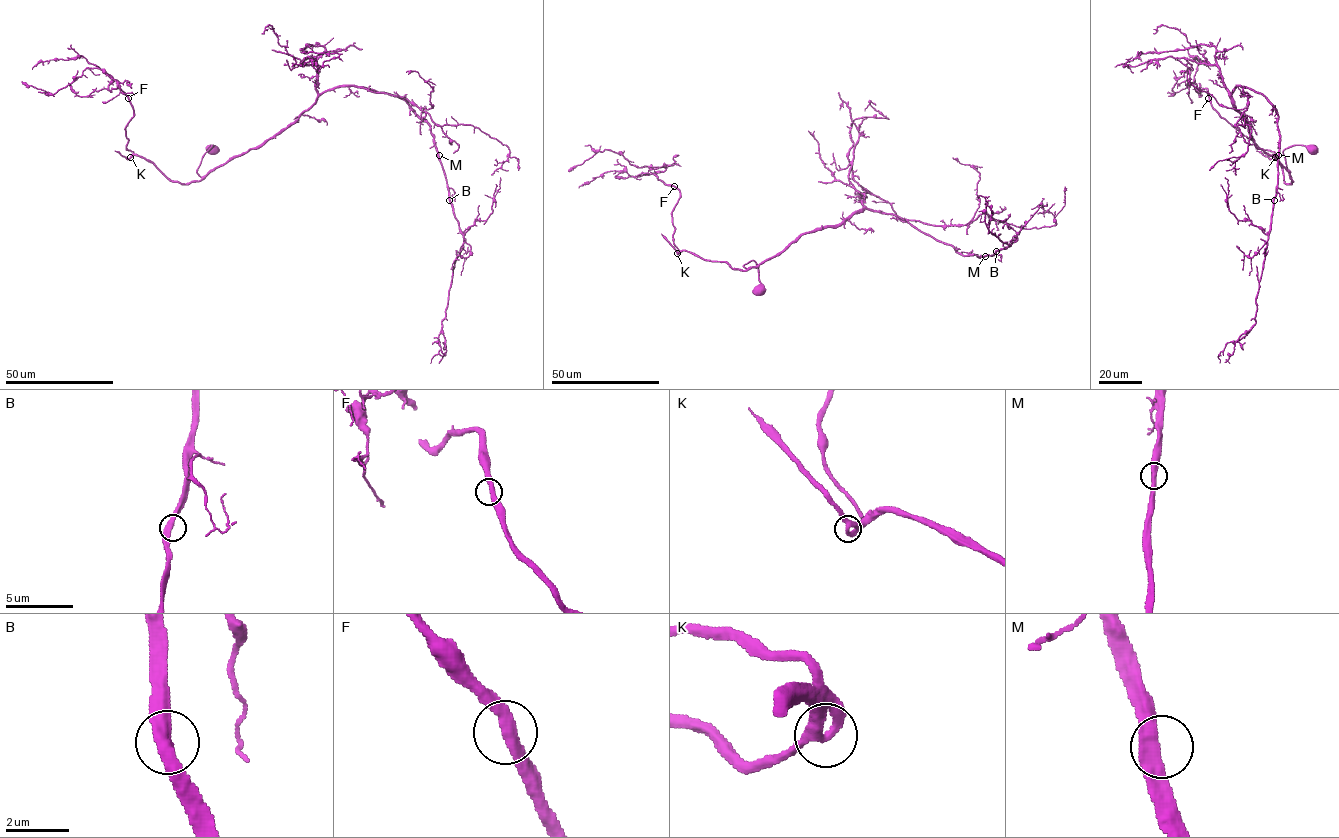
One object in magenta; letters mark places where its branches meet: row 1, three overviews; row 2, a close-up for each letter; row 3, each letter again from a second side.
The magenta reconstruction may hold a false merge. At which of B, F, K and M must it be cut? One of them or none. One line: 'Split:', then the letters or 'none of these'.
Split: none of these

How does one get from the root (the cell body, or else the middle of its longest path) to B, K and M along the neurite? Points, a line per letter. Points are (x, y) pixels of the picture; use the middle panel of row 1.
B: (758, 292), (758, 267), (746, 263), (759, 266), (803, 234), (865, 209), (901, 217), (963, 255), (996, 251)
K: (758, 292), (759, 269), (753, 260), (743, 266), (748, 268), (740, 270), (688, 251), (677, 253)
M: (758, 292), (758, 267), (746, 263), (759, 266), (803, 234), (865, 209), (901, 217), (963, 255), (985, 256)

